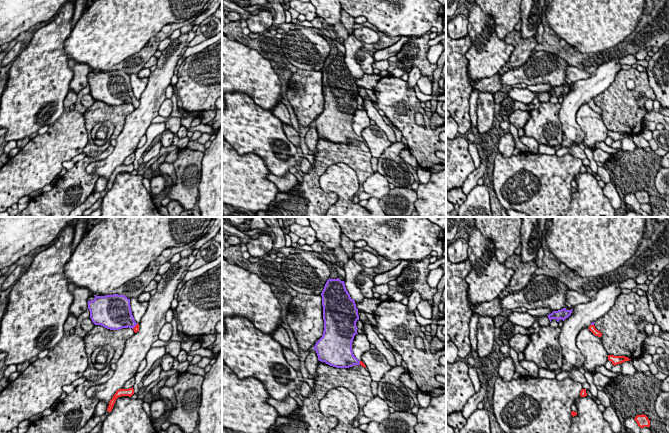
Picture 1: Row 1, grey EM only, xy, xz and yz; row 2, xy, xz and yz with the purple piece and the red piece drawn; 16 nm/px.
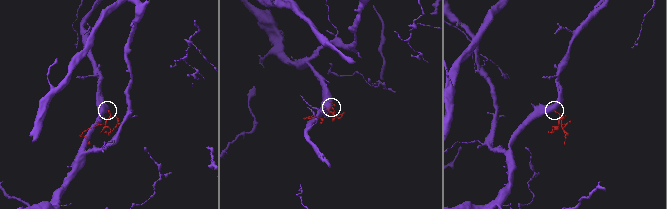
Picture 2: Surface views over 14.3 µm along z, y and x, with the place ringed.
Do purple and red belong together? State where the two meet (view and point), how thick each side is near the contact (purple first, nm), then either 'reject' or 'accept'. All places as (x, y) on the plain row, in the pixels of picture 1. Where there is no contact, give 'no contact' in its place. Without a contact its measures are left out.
xy (134, 102) | 340/90 nm | accept

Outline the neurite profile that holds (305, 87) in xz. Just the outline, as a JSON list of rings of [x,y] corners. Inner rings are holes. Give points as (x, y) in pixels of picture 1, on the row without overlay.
[[[297,69],[287,83],[286,96],[299,125],[312,125],[324,107],[322,72]]]

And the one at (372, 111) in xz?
[[[359,87],[359,95],[364,100],[365,110],[371,120],[373,120],[376,125],[386,134],[388,140],[393,144],[396,143],[395,133],[392,130],[392,127],[387,125],[383,120],[382,116],[379,114],[378,109],[375,106],[375,103],[371,100],[369,95],[366,92],[366,88]]]

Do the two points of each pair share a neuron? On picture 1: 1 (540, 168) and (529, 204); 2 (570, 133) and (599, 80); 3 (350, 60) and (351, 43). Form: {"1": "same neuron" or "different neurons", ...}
{"1": "same neuron", "2": "same neuron", "3": "same neuron"}

